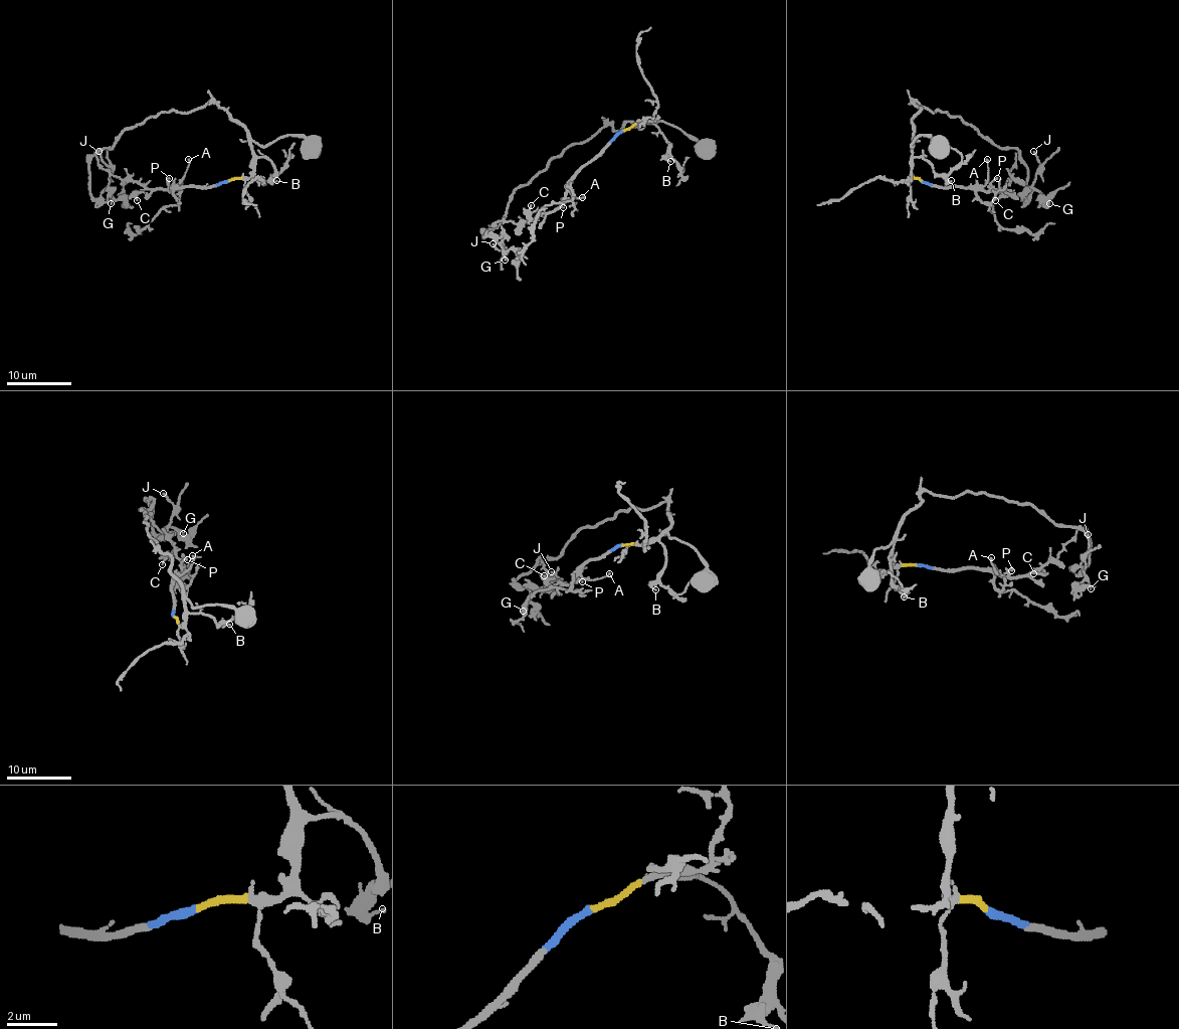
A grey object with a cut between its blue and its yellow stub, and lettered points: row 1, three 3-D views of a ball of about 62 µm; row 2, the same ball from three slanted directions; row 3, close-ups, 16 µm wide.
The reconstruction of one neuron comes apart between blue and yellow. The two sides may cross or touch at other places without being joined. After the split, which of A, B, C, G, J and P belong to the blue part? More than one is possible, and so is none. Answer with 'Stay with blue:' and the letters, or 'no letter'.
Stay with blue: A, C, P

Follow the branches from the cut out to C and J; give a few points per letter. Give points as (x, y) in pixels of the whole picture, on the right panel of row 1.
C: (920, 181), (941, 187), (1009, 190), (994, 200)
J: (920, 181), (912, 174), (915, 102), (1017, 150), (1026, 198), (1039, 161), (1033, 152)

